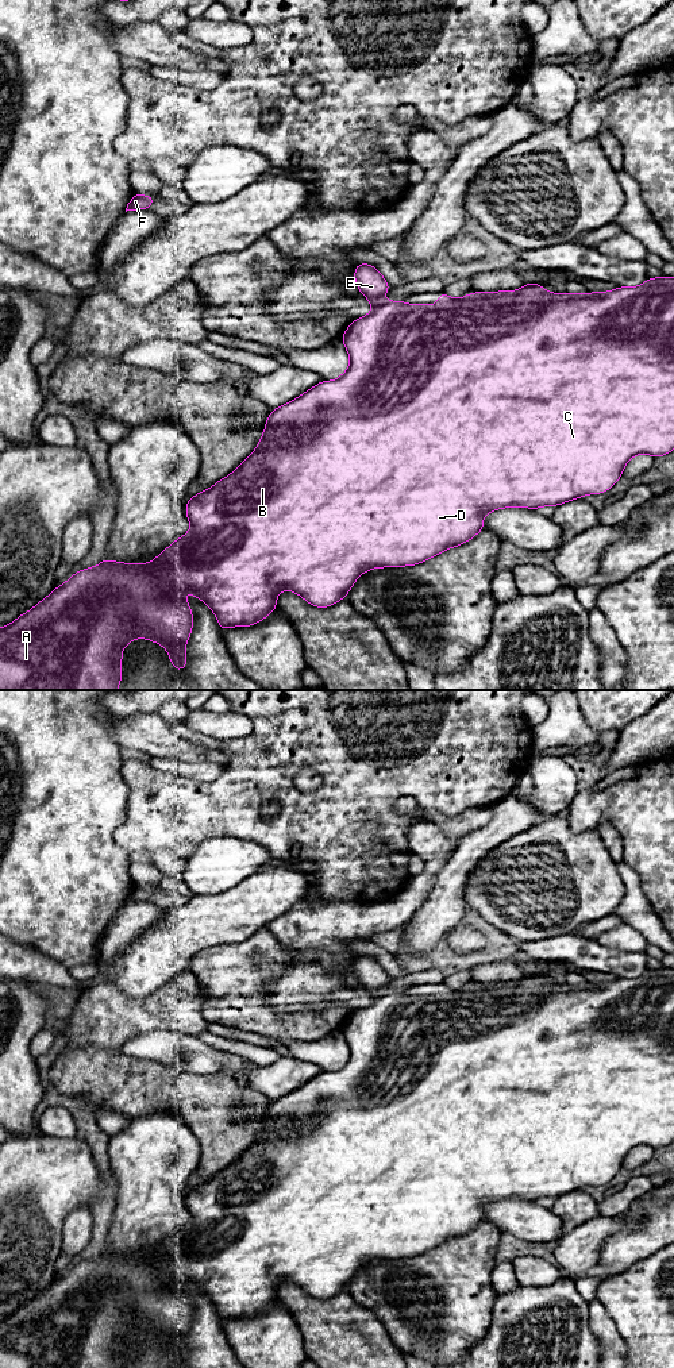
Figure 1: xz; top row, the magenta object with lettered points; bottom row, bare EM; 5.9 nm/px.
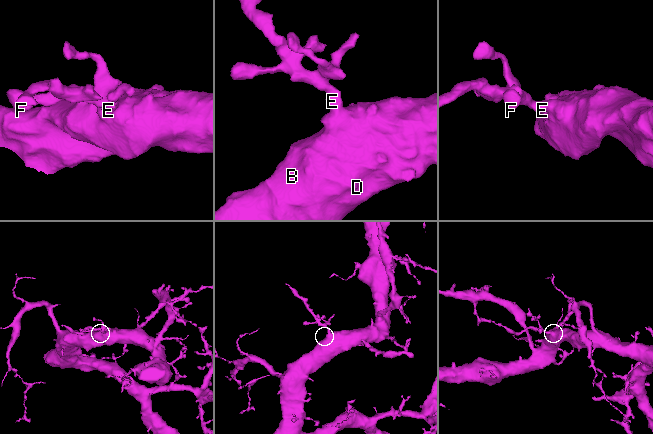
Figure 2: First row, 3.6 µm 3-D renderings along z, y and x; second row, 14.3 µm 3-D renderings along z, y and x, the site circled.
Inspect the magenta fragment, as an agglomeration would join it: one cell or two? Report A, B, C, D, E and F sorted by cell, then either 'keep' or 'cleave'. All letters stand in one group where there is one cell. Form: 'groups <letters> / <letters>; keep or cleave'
groups A B C D E F; keep

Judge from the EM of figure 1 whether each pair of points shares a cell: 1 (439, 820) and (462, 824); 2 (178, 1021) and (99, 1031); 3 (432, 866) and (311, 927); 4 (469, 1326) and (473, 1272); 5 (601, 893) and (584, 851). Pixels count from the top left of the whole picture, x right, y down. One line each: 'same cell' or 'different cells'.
1: same cell
2: same cell
3: same cell
4: same cell
5: same cell

